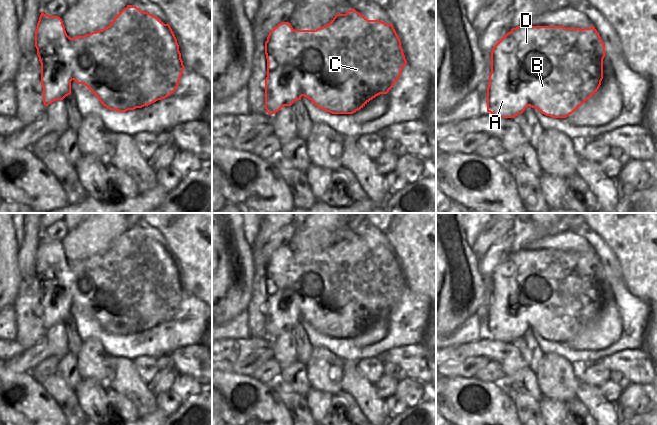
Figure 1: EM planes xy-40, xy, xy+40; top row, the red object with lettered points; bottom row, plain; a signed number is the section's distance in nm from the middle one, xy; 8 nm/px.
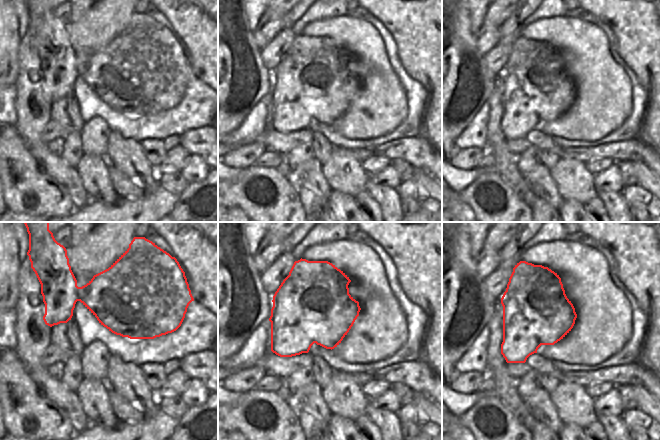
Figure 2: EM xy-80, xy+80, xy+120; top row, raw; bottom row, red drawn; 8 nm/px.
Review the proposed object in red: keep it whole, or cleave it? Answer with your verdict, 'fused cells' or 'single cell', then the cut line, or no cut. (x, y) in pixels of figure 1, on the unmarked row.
fused cells | xy+40 (510, 256), (516, 267), (518, 309), (526, 313), (529, 329)

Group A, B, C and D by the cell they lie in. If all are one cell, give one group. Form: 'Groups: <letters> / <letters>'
Groups: A / B C D

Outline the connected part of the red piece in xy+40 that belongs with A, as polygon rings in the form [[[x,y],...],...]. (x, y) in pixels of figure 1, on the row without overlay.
[[[511,256],[505,258],[491,275],[491,297],[487,311],[487,336],[499,342],[514,342],[522,338],[529,330],[527,313],[518,310],[519,301],[515,295],[517,289],[517,267]]]

